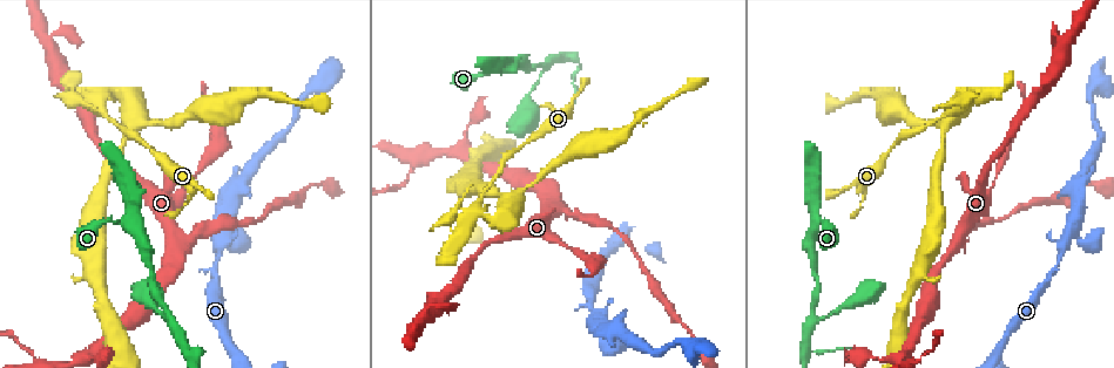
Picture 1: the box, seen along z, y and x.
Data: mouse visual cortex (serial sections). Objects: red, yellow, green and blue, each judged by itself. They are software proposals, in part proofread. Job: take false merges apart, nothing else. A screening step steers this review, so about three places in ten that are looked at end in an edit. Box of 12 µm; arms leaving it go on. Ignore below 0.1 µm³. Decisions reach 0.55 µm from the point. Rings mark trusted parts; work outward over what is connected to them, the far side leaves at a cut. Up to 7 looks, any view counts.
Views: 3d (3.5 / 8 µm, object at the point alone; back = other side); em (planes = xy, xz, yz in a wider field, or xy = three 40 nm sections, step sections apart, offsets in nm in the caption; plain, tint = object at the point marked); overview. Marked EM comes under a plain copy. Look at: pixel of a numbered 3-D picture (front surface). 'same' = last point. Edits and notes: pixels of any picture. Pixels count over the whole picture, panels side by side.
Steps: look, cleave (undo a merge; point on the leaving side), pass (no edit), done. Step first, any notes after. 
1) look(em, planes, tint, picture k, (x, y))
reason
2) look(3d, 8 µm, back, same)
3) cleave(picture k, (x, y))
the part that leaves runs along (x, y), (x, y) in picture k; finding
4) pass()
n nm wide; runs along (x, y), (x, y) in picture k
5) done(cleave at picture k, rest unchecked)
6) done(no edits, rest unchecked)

look(3d, 3.5 µm, picture 1, (817, 222))
three-way junction

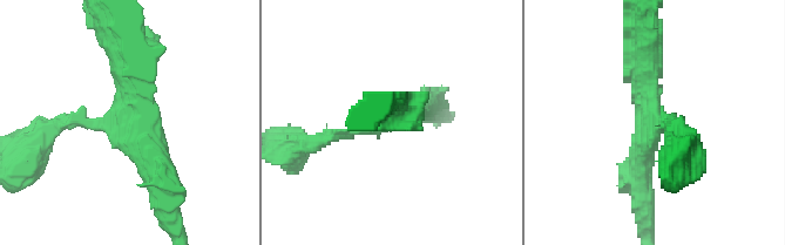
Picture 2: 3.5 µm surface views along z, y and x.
look(em, xy, step 3, tint, picture 2, (659, 128))
now the EM

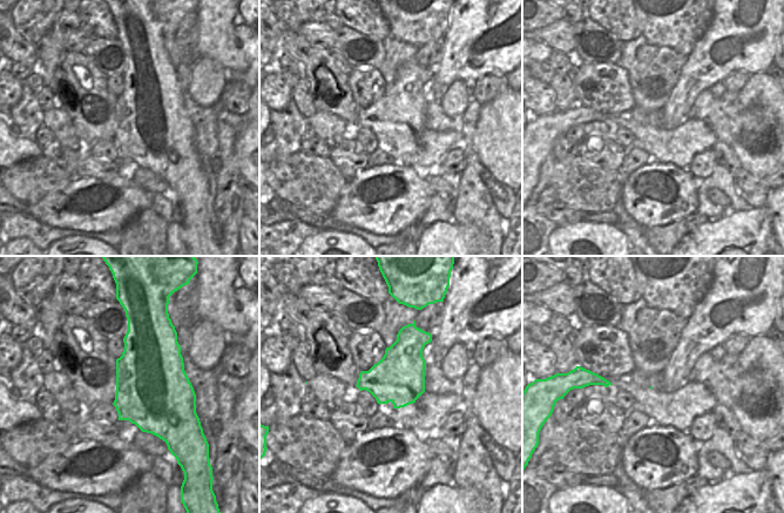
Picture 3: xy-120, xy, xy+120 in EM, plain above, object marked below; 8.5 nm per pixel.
look(em, planes, tint, same)

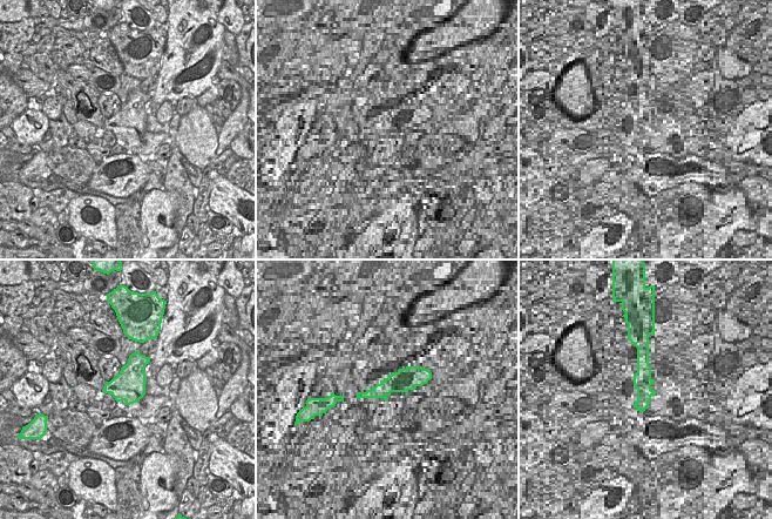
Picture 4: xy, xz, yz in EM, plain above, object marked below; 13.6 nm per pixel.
pass()
arms of 200, 350, 350 nm; runs along (302, 143), (367, 131), (425, 107) in picture 2; all the same cell

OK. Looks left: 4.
look(3d, 3.5 µm, back, picture 1, (101, 100))
calibre changes

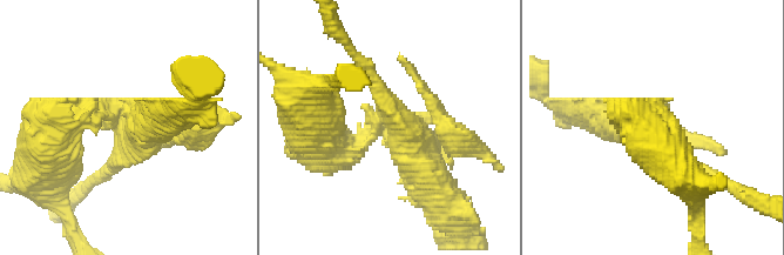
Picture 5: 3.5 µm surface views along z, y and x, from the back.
look(em, xy, step 5, tint, picture 5, (133, 124))

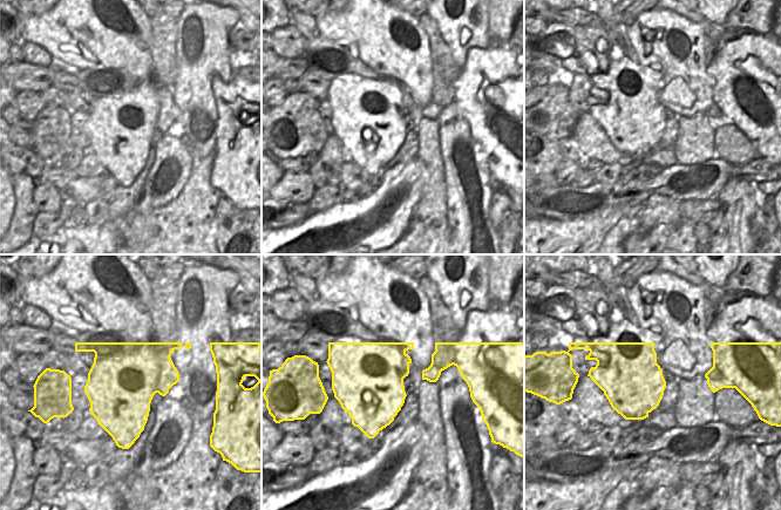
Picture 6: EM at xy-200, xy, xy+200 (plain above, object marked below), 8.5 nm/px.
look(em, xy, step 1, tint, same)

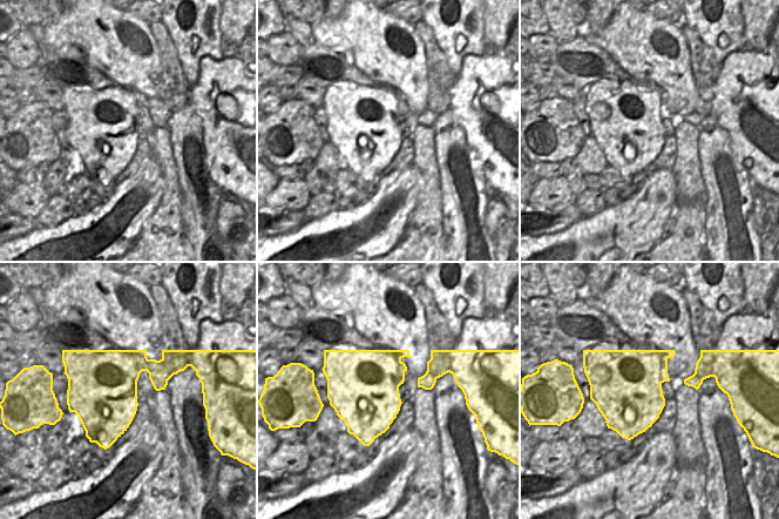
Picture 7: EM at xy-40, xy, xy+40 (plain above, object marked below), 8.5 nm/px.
pass()
continuous, no second cell

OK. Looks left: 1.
done(no edits, rest unchecked)

